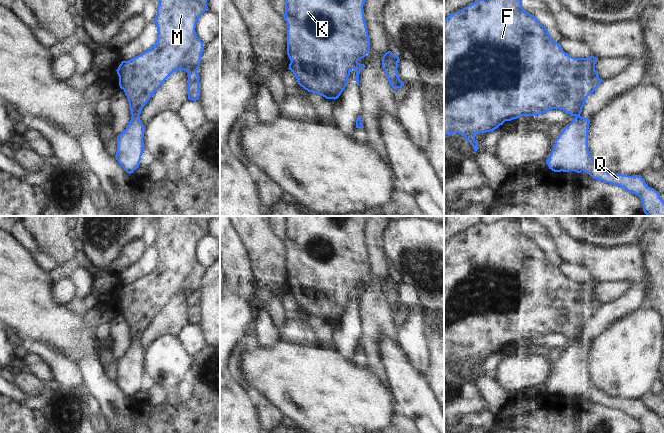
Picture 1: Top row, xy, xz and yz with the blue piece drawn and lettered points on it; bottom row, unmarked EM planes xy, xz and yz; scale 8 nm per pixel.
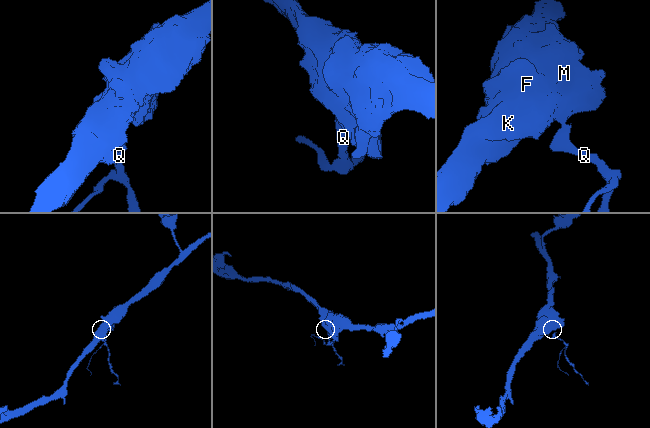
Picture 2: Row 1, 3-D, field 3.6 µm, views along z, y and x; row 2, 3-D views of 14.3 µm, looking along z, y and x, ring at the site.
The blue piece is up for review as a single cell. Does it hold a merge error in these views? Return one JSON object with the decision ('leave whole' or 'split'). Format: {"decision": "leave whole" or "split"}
{"decision": "split"}

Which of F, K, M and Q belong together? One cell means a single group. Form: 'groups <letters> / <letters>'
groups F K M / Q

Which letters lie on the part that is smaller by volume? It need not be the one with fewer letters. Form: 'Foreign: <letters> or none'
Foreign: Q

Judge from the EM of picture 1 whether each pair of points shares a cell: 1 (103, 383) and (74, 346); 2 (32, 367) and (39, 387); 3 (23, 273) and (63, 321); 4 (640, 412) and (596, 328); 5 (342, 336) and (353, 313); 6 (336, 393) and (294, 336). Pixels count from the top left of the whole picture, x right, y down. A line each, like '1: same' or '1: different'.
1: different
2: different
3: same
4: same
5: same
6: different

